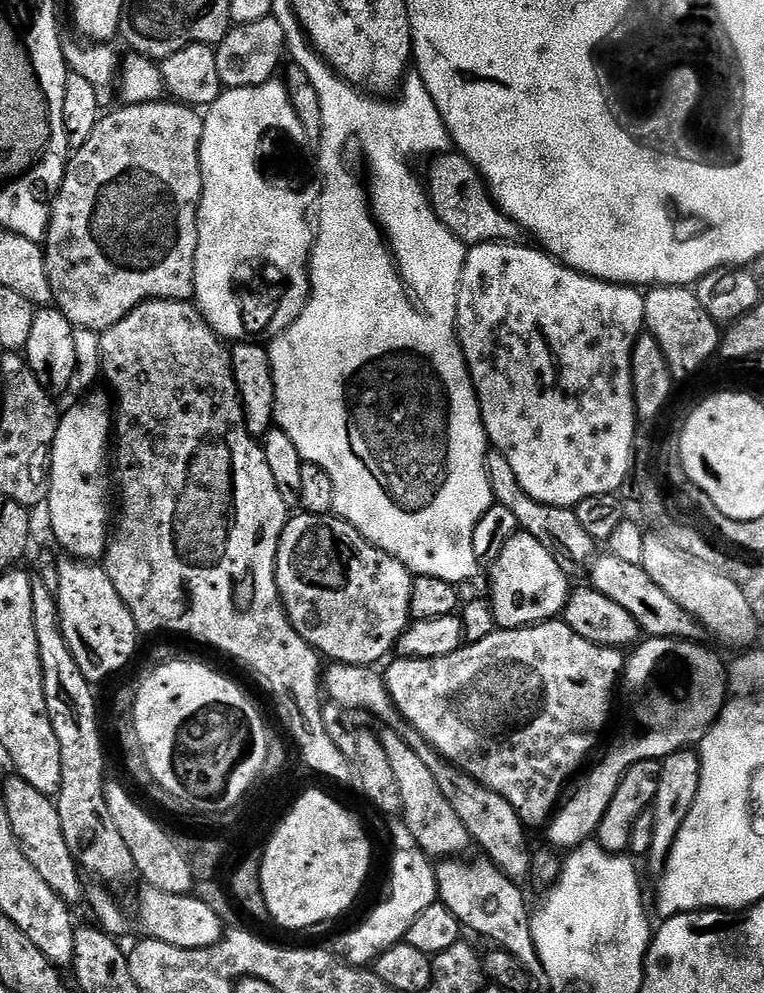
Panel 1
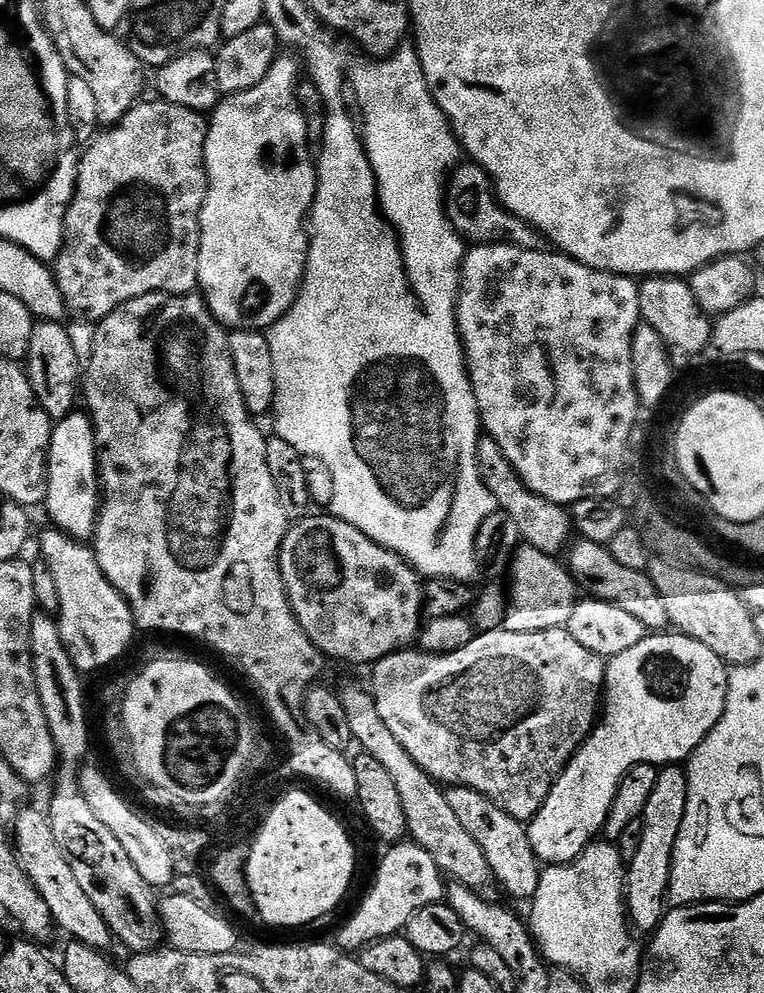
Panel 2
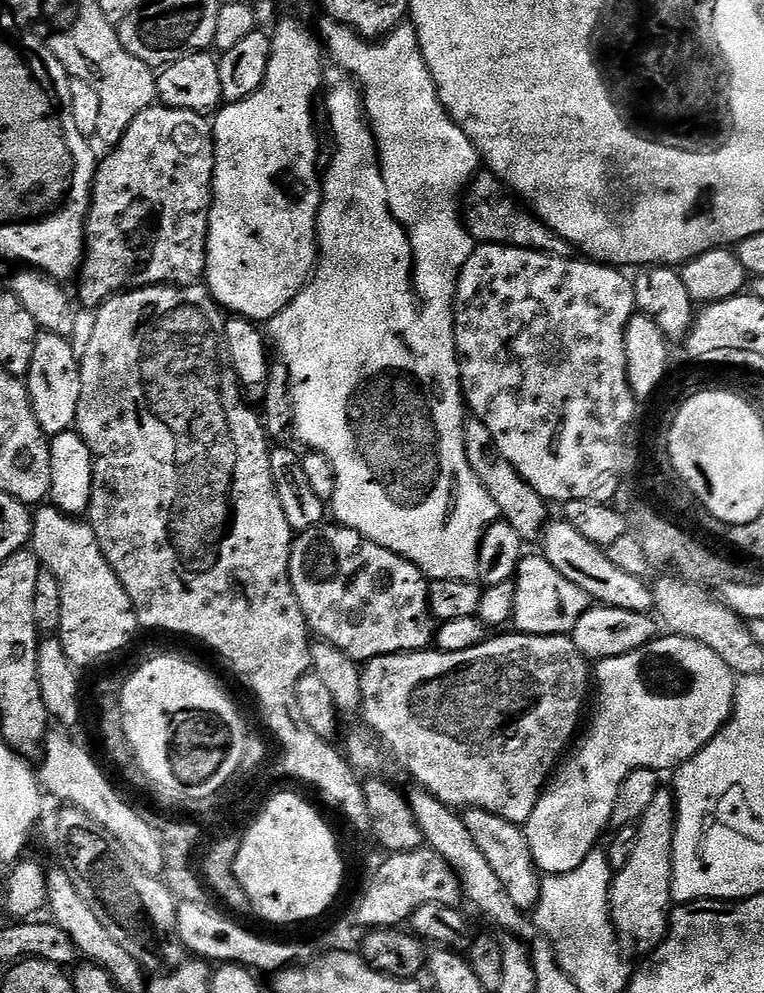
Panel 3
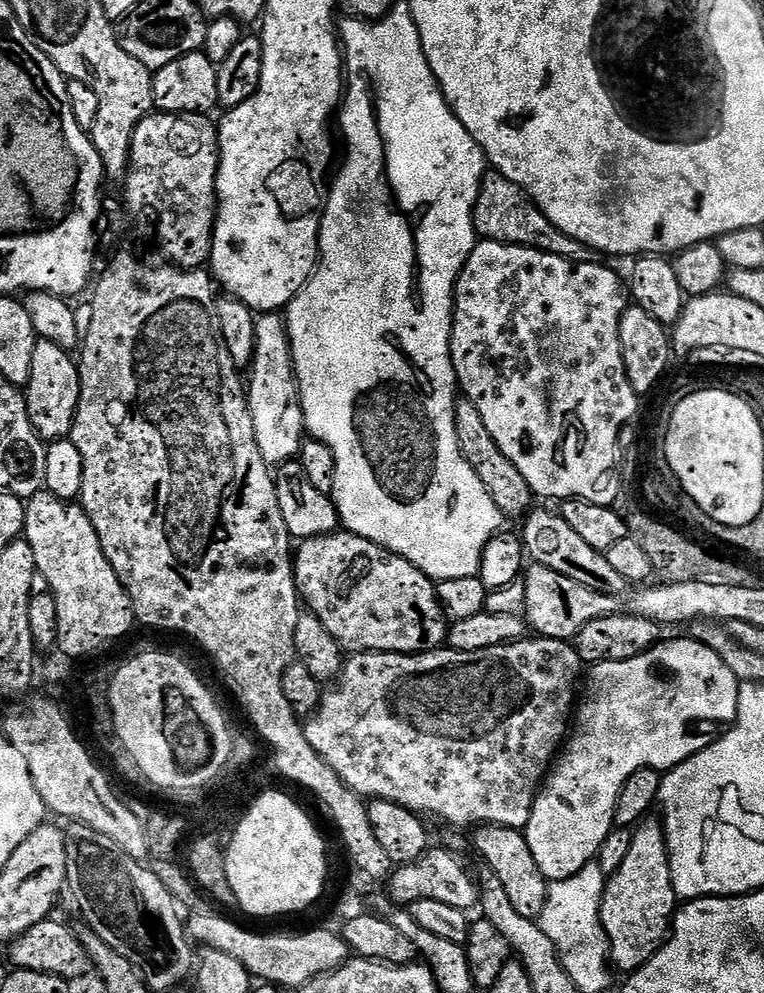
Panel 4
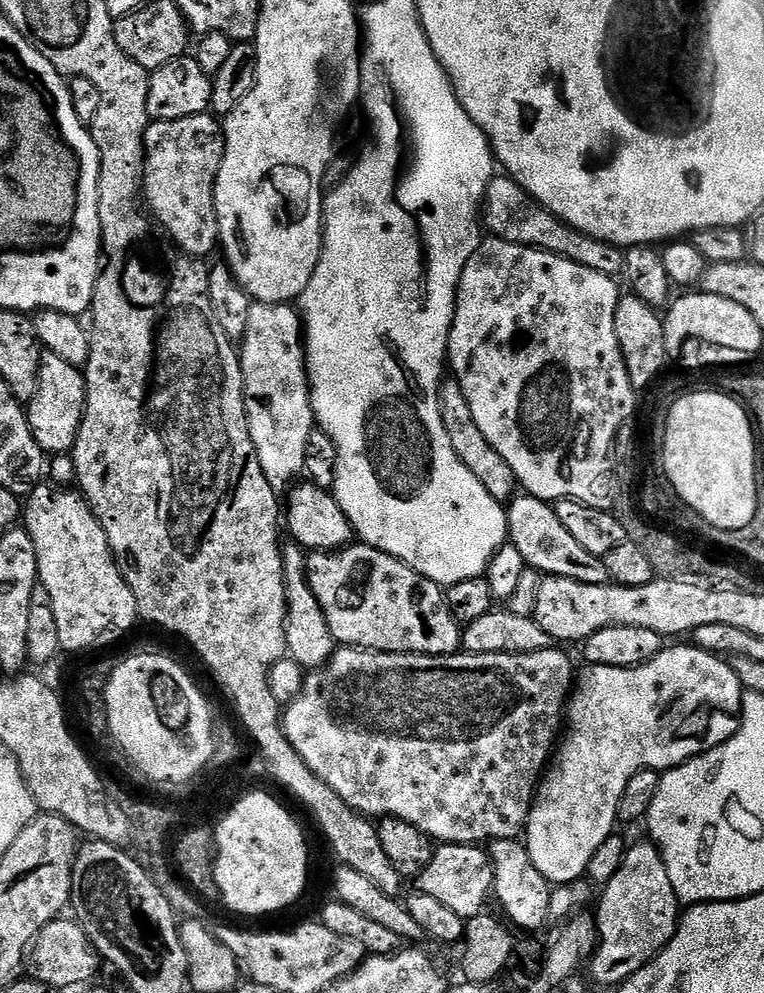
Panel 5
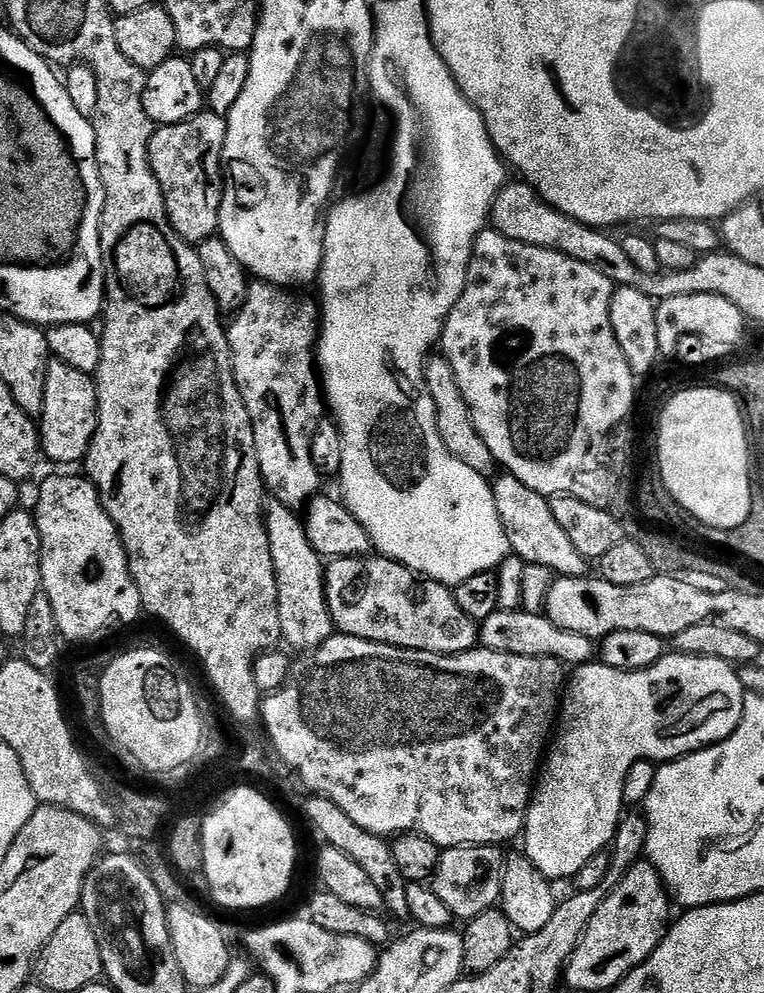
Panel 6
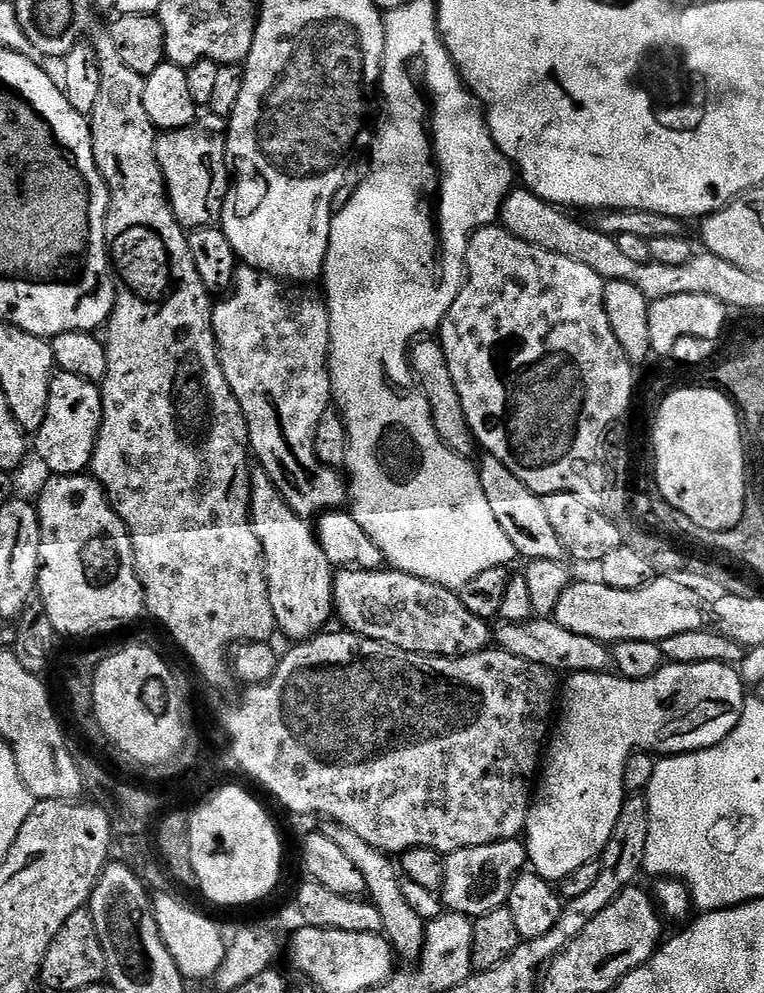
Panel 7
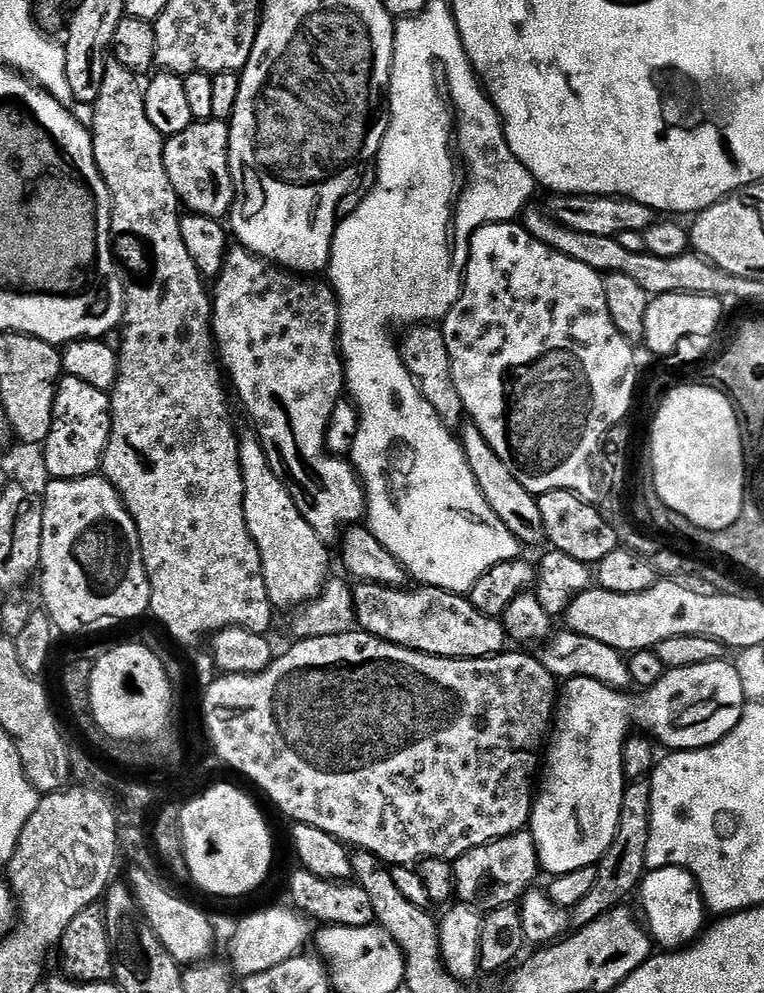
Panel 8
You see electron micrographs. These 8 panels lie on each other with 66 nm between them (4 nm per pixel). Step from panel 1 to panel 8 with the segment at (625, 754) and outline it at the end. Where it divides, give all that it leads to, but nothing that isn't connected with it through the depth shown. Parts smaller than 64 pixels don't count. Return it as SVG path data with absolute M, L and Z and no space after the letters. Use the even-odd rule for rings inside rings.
M727 659L665 671L660 681L647 689L645 696L648 696L644 700L647 731L668 750L712 747L738 726L746 703L735 663ZM574 678L563 681L558 692L558 707L554 713L554 727L550 732L550 747L542 760L542 779L538 784L538 791L535 793L532 802L532 819L530 831L536 843L536 853L540 859L540 866L549 877L570 874L570 870L582 870L599 864L600 859L606 854L610 842L614 842L614 834L618 830L618 814L622 810L622 794L626 787L624 771L622 770L622 750L628 741L632 728L632 715L636 712L636 704L628 697L627 691L619 688L611 688L594 678Z

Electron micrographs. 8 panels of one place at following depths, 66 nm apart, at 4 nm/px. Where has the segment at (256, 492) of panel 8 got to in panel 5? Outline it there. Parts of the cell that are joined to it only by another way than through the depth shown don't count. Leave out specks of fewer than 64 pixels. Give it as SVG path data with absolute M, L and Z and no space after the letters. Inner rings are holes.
M295 542L283 545L284 577L286 578L286 646L288 656L298 666L306 670L323 668L338 647L334 634L330 634L330 626L326 626L326 614L322 614L322 606L318 606L318 598L314 598L314 590L310 590L308 581L308 556L305 549Z

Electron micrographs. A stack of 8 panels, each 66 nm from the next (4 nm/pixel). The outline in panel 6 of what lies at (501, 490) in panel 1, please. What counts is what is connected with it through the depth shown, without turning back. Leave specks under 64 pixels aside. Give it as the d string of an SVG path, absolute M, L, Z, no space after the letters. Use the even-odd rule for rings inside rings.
M436 354L425 364L424 376L428 382L430 398L434 398L438 434L442 438L446 450L450 450L450 454L454 454L454 458L458 458L458 462L466 462L466 466L470 466L470 470L475 470L485 478L495 477L498 472L496 459L494 454L490 454L490 446L486 446L486 442L482 442L482 434L478 434L478 430L474 426L470 406L464 400L462 386L458 386L454 366L450 366L450 362L444 355Z

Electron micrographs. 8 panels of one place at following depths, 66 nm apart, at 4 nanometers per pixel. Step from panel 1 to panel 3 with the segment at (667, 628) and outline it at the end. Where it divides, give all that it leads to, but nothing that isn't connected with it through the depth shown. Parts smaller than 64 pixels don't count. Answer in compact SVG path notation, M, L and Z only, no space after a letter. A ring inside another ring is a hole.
M567 522L549 523L542 533L542 555L562 574L562 578L570 578L574 586L586 590L586 594L597 605L618 610L630 610L631 612L651 613L654 608L652 588L647 579L639 580L634 574L626 574L620 567L610 562L605 549L594 546L574 530Z

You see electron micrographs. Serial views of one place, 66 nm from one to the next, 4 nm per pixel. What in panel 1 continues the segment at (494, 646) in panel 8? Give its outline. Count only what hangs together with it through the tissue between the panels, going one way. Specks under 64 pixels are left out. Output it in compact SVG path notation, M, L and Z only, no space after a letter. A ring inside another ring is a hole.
M335 514L296 515L289 519L282 530L276 559L280 601L284 604L294 630L298 630L308 645L329 661L338 664L379 665L379 660L395 649L398 638L408 629L412 614L410 590L413 573L409 572L405 564L398 562L398 558L374 547L353 524L346 523Z

